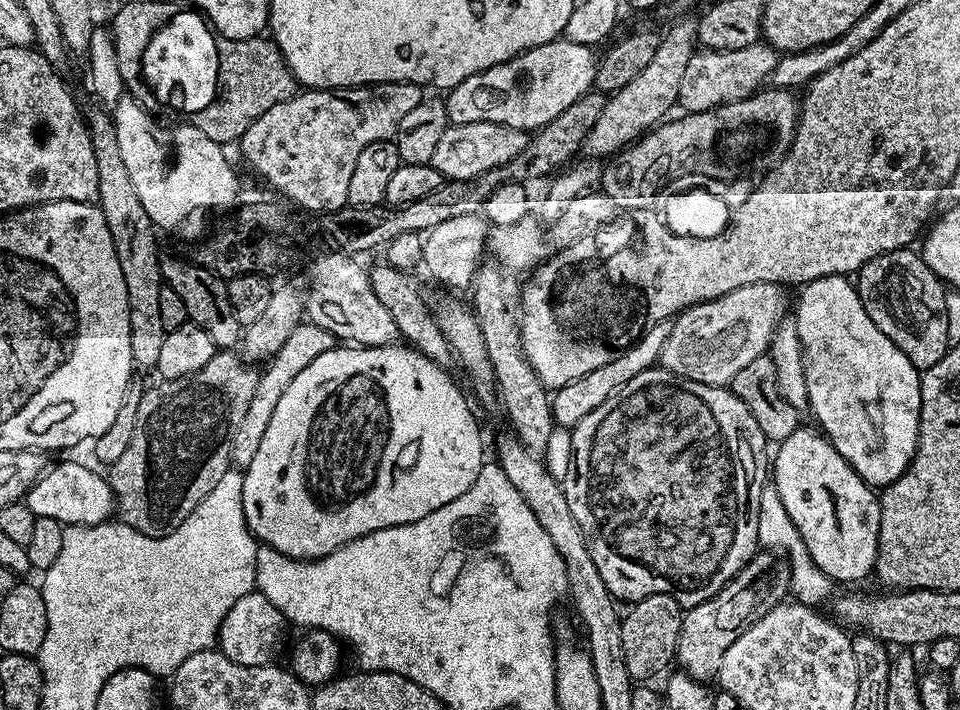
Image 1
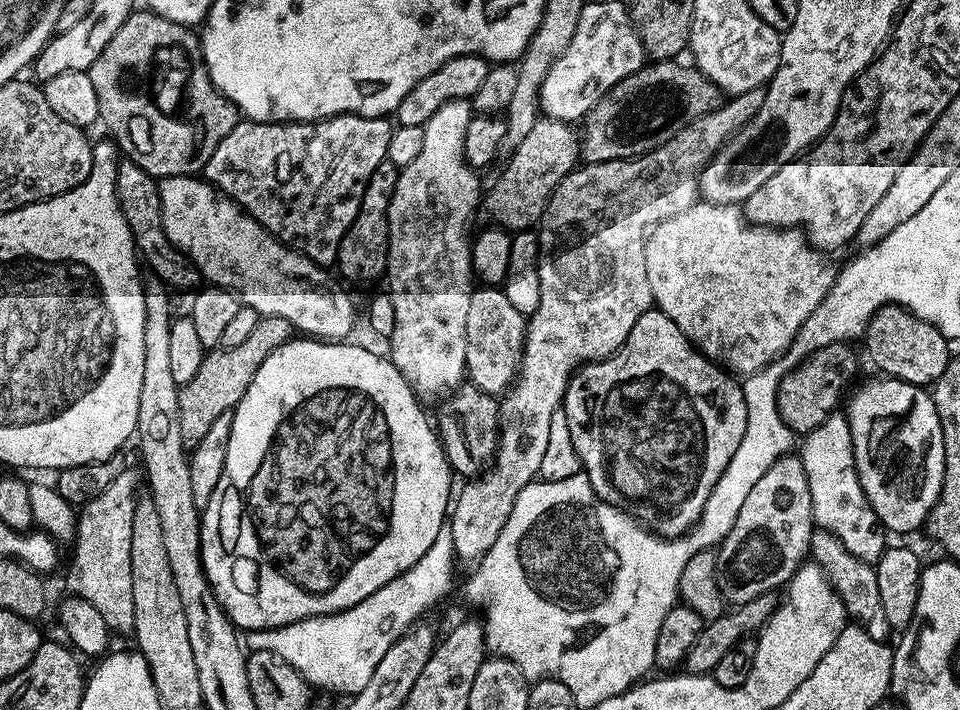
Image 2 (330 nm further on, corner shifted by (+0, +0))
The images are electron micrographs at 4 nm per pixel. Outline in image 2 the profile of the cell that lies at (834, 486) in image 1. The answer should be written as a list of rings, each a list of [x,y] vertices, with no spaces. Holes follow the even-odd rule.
[[[847,415],[828,416],[822,426],[807,433],[803,440],[804,445],[798,448],[798,455],[806,470],[806,482],[810,486],[815,527],[825,528],[834,534],[834,538],[838,538],[838,542],[842,542],[842,546],[846,546],[846,550],[850,550],[850,554],[875,565],[886,547],[886,529],[860,485]]]

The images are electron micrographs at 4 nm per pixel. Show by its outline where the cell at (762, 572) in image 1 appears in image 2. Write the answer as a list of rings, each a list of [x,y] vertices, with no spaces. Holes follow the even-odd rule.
[[[789,454],[780,459],[762,478],[758,478],[758,483],[751,488],[750,494],[746,494],[746,502],[742,502],[742,510],[738,510],[734,526],[715,549],[716,581],[718,590],[724,595],[725,605],[744,606],[740,604],[748,604],[775,588],[783,589],[801,564],[805,563],[813,531],[812,499],[810,486],[806,482],[806,470],[799,455]]]

